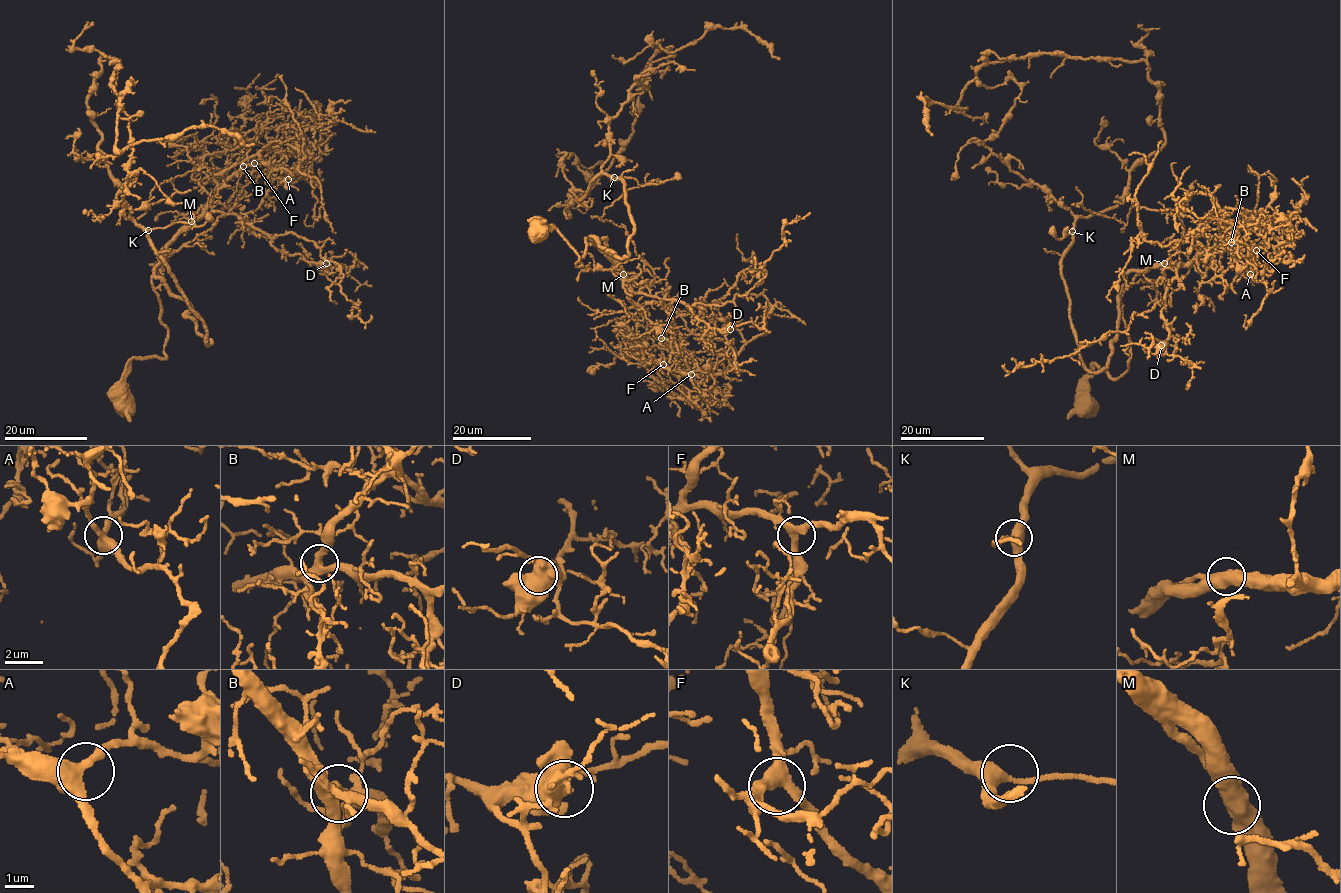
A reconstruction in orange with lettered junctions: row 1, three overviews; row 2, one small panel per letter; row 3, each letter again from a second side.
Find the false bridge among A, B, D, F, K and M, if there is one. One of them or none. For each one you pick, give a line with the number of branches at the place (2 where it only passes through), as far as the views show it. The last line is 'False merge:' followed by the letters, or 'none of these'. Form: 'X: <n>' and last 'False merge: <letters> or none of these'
False merge: none of these

